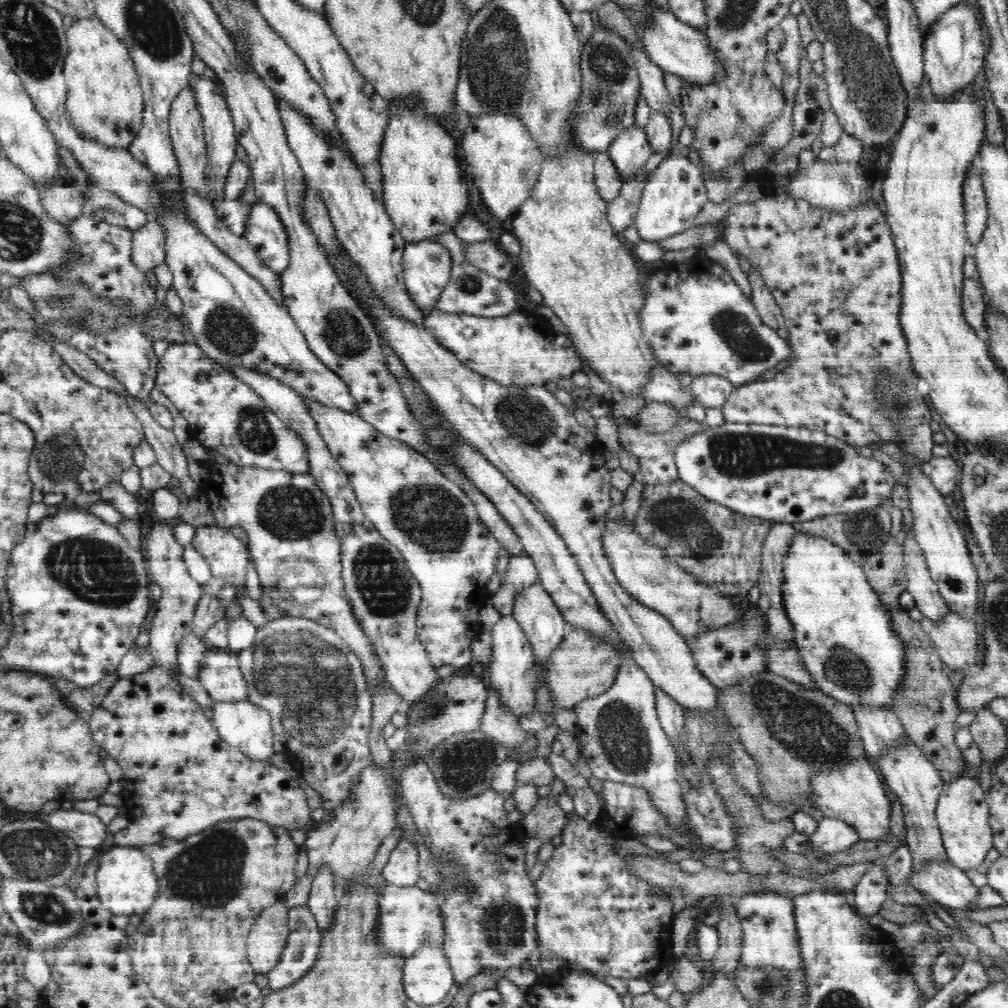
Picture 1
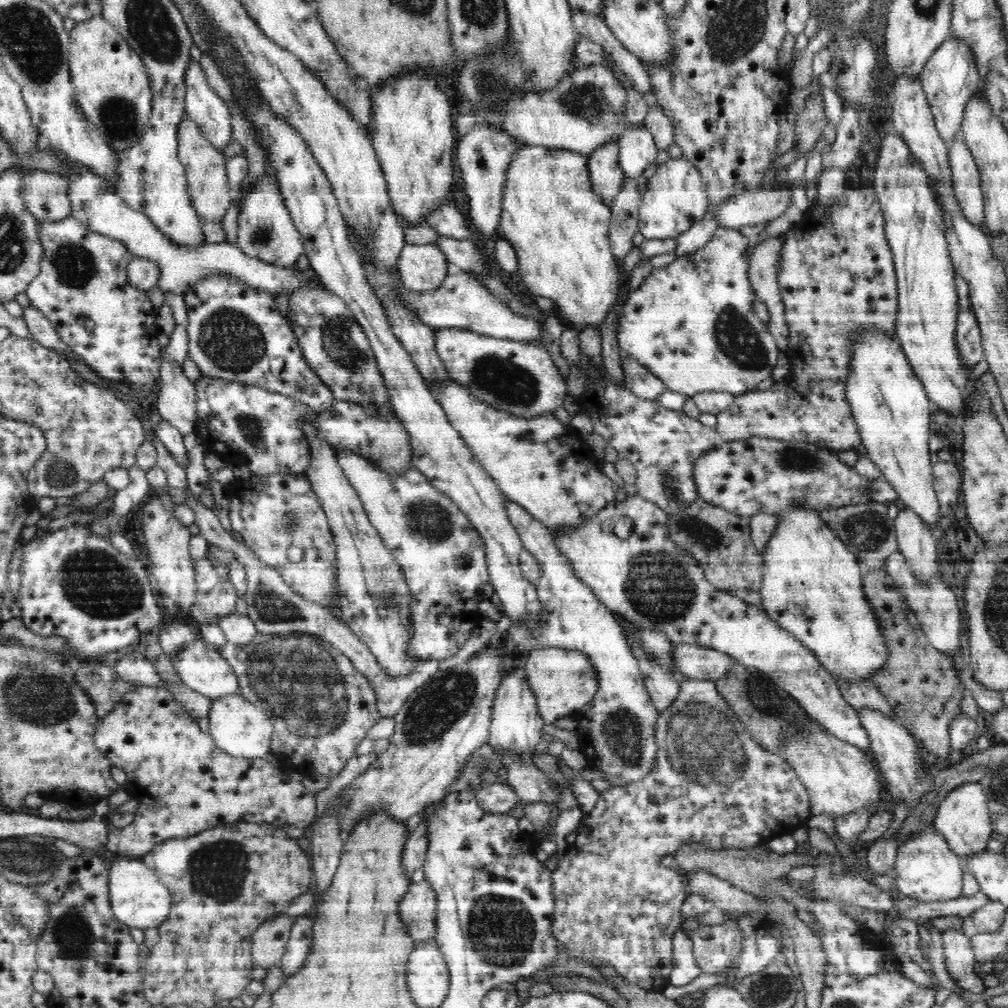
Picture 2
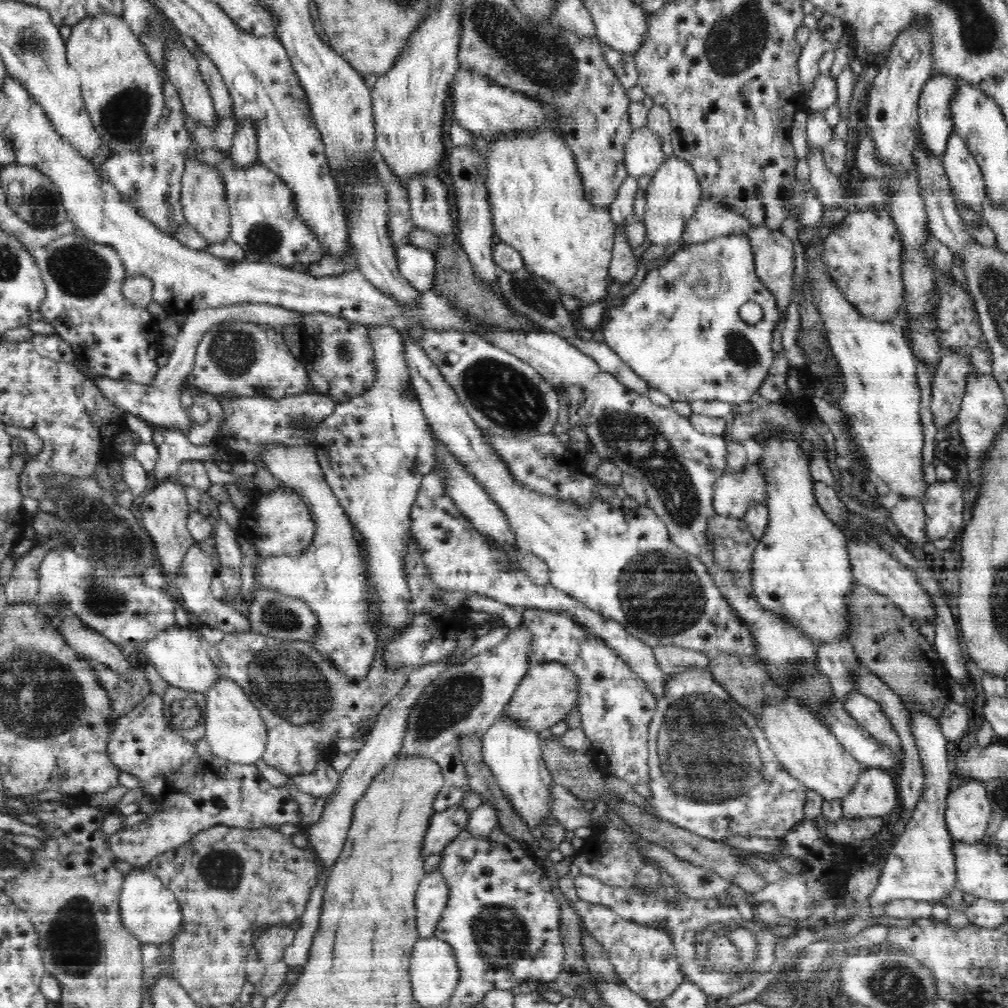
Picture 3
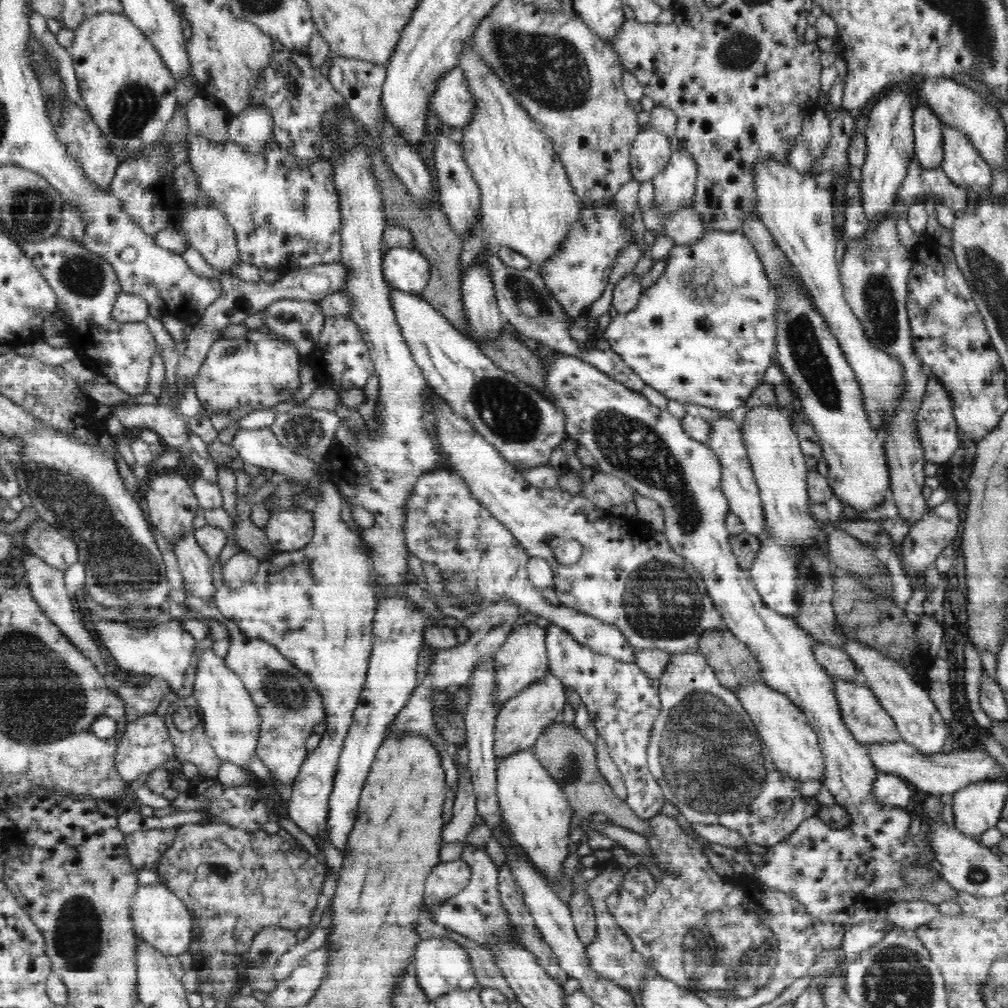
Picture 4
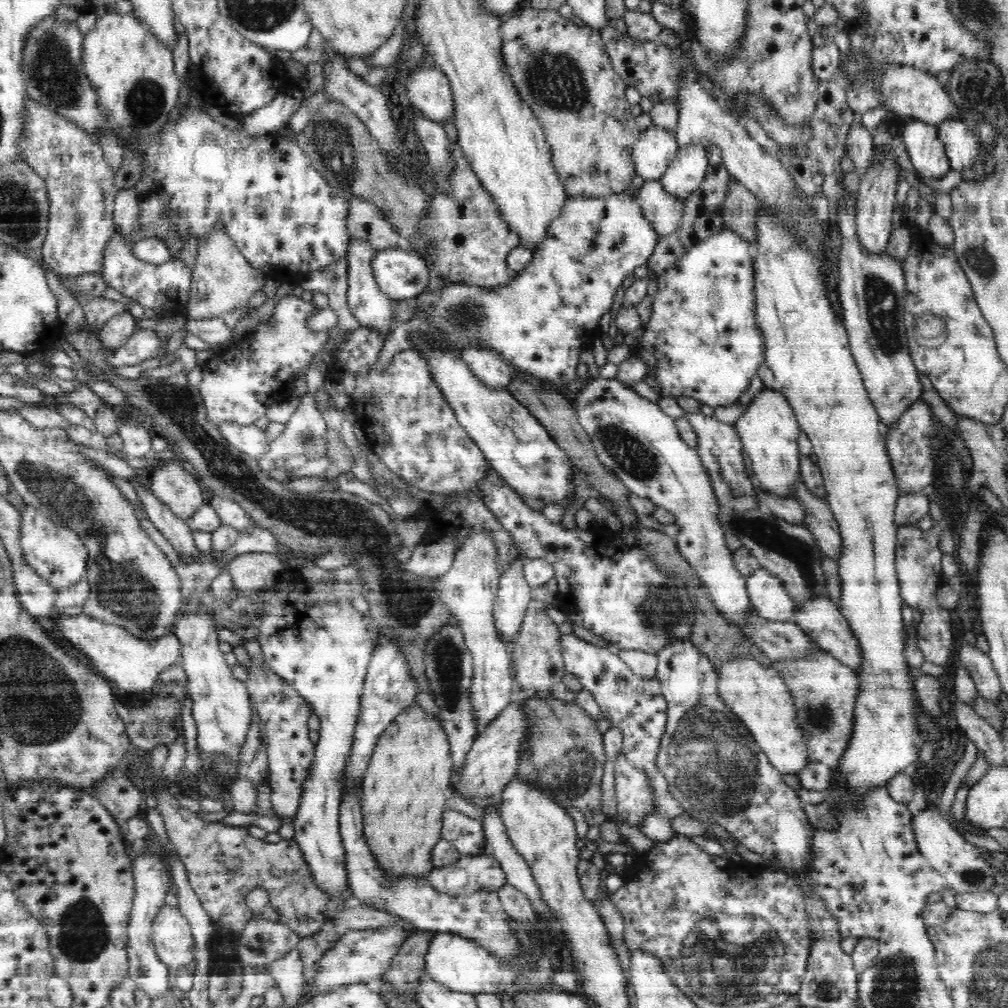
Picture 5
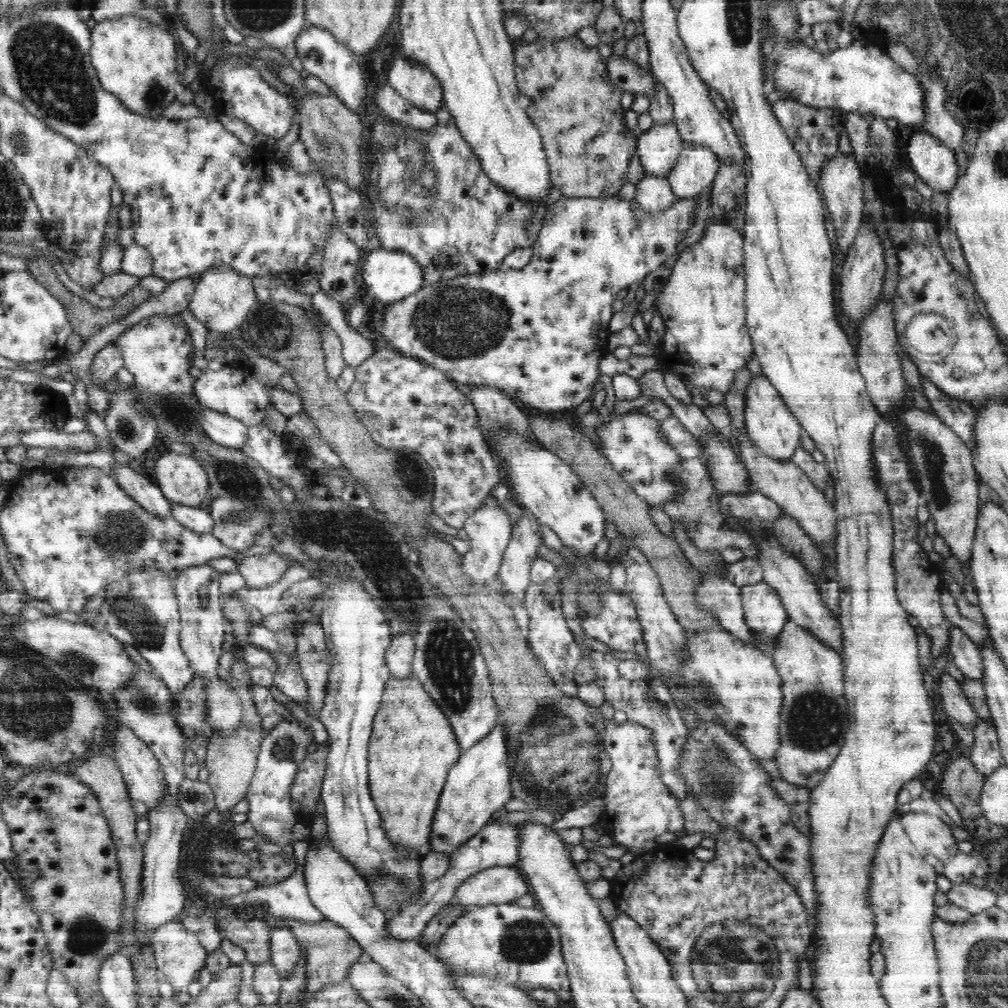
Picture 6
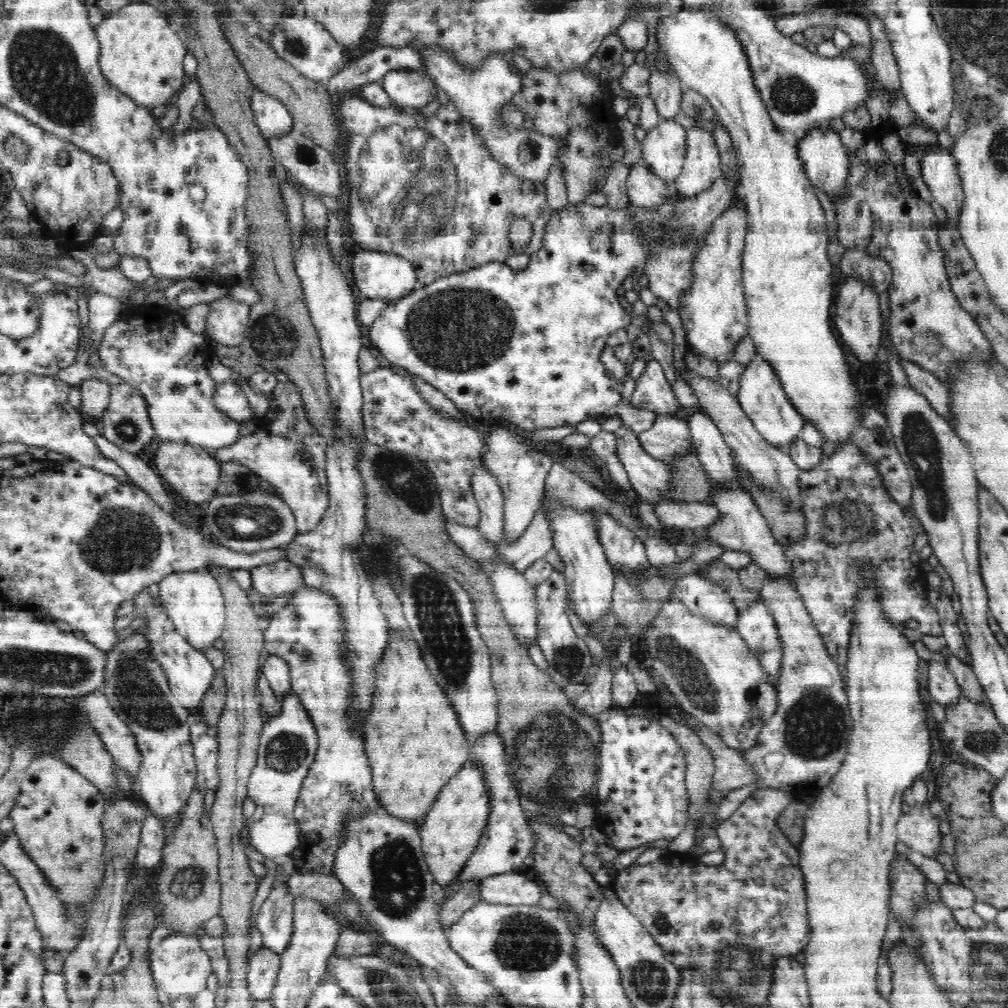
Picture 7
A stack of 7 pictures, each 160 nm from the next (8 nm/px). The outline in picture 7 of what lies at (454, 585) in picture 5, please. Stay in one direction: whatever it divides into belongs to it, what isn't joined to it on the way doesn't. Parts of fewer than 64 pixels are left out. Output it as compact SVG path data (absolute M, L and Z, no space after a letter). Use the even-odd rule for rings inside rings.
M485 463L472 472L472 490L479 508L479 523L475 525L492 544L503 545L502 528L504 526L503 494L500 485Z

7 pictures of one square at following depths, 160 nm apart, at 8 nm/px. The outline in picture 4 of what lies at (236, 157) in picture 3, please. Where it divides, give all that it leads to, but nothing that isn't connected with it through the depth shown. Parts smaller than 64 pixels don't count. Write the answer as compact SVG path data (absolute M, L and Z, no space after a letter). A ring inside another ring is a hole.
M250 106L230 117L229 140L252 154L264 151L274 134L274 120L266 108Z

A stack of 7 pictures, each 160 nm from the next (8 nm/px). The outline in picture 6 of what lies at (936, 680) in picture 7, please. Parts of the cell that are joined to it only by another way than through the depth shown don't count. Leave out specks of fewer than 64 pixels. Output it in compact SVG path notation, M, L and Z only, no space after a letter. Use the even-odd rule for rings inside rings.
M948 672L939 678L938 694L941 696L941 706L949 719L958 721L966 730L972 731L979 717L968 702L963 688Z

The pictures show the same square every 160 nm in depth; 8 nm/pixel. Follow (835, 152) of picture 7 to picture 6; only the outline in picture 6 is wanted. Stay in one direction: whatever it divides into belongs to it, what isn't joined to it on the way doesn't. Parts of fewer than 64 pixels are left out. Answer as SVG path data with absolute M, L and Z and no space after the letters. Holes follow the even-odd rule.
M839 153L831 158L821 173L821 178L817 184L825 200L825 206L831 214L831 222L836 229L838 237L835 247L838 247L846 255L853 244L853 240L858 233L862 223L862 208L864 208L864 182L862 182L862 168L856 163L853 155Z

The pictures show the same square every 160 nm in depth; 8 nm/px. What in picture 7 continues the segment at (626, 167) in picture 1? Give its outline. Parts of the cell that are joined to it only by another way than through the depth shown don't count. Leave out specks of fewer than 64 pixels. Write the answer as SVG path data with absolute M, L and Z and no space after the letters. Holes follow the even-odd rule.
M662 119L641 143L642 160L660 179L672 183L684 168L687 151L687 130L679 119Z

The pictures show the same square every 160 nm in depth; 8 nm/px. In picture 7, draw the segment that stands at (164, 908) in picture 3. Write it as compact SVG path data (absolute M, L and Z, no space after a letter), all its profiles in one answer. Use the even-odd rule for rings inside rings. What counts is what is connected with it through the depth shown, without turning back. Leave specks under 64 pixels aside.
M169 933L151 950L149 961L157 990L166 992L170 999L178 996L192 998L200 990L207 988L207 978L213 973L210 955L200 947L200 942L194 935L184 933Z

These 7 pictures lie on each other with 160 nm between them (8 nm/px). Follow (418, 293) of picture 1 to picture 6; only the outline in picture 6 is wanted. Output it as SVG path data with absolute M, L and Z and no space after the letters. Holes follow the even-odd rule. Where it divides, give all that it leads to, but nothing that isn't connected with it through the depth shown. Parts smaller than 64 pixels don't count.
M374 248L363 254L362 280L365 290L372 290L377 304L393 303L418 292L425 284L424 271L408 253Z

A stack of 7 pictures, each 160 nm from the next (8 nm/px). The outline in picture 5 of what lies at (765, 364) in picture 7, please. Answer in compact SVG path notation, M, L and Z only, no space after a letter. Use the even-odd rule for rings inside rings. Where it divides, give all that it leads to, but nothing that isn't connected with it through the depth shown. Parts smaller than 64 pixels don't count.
M765 388L748 404L746 412L734 425L743 450L752 461L753 478L759 490L780 498L792 496L792 486L801 480L798 444L801 428L786 397Z

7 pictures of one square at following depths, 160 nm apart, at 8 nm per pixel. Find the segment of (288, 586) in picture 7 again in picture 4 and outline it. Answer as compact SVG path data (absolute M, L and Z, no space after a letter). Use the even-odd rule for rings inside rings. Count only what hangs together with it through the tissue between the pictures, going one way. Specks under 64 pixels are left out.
M243 550L231 556L224 565L224 583L228 584L228 590L239 590L254 580L261 564L261 559Z

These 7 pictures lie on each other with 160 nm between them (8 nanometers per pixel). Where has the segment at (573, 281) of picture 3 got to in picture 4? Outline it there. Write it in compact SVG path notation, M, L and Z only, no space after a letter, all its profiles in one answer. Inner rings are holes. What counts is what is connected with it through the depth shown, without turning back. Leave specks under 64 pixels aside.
M469 37L457 61L465 86L473 96L474 112L468 129L463 130L463 155L480 189L482 230L476 240L466 240L460 256L460 269L466 272L484 252L496 253L506 246L523 254L540 269L540 264L560 248L568 228L576 224L582 205L569 184L564 164L540 125L512 97L500 77L475 52L474 37Z

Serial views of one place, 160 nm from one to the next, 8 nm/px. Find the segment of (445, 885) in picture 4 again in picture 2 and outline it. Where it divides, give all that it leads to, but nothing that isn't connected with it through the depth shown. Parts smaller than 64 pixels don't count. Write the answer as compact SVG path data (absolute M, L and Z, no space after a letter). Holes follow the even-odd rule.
M426 880L413 883L399 902L399 915L413 940L426 941L436 936L437 896Z

